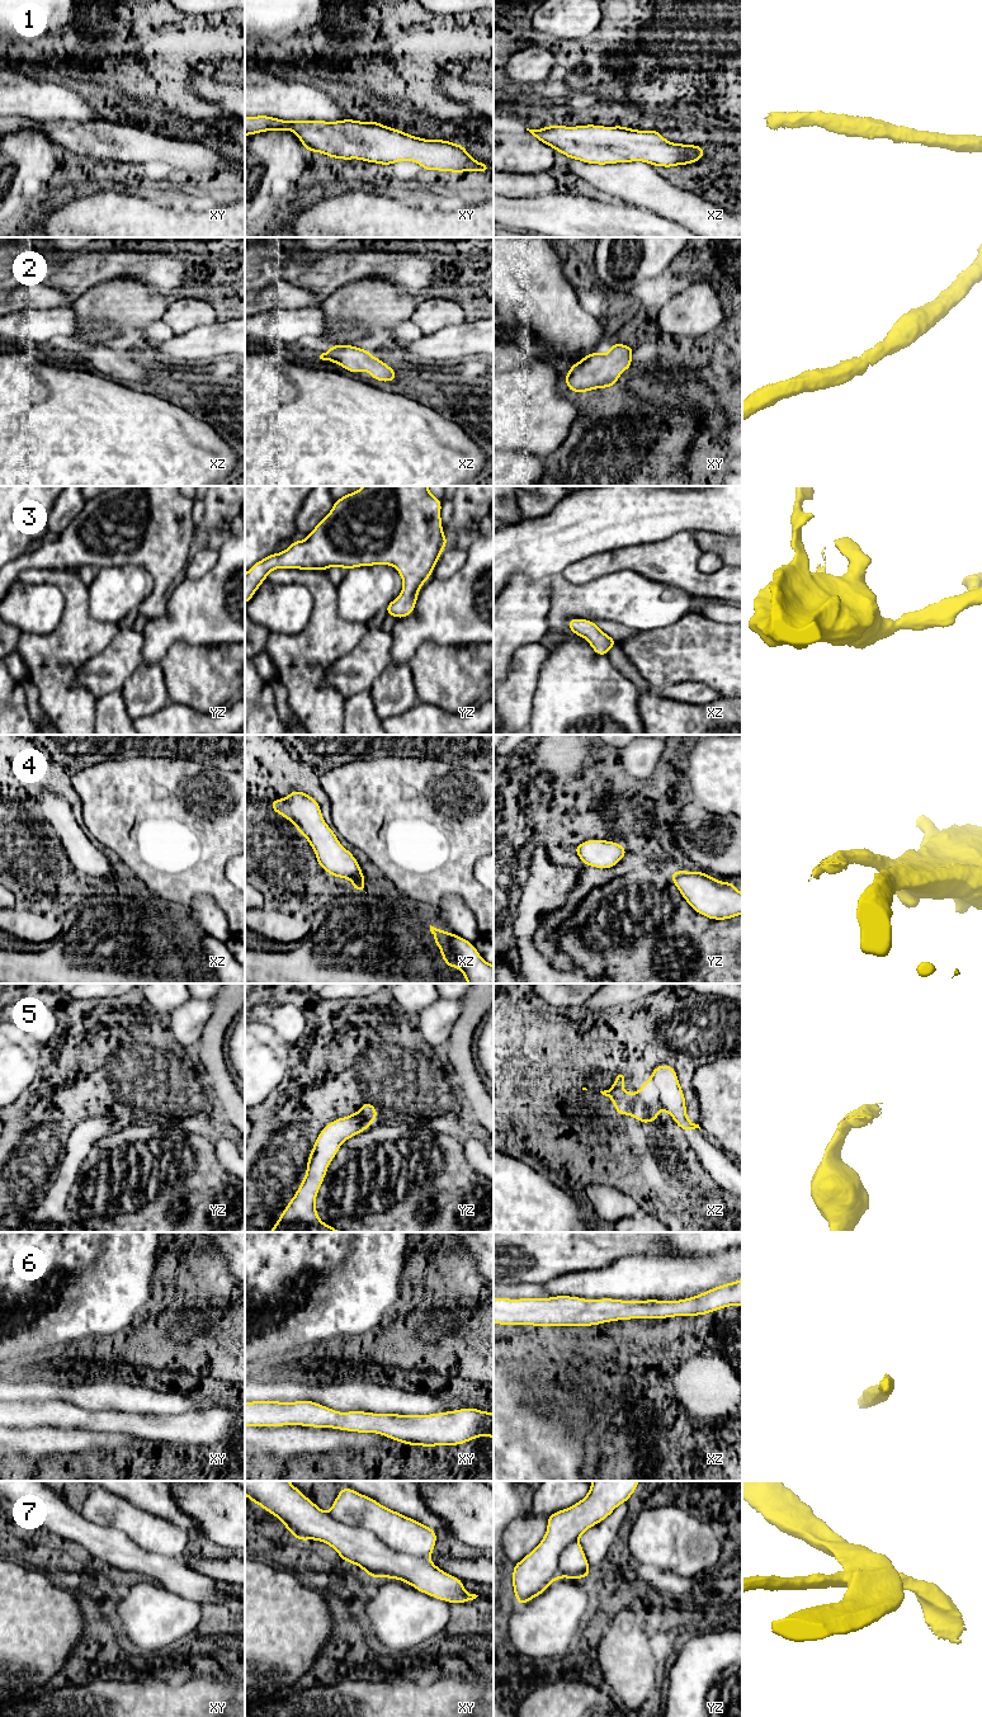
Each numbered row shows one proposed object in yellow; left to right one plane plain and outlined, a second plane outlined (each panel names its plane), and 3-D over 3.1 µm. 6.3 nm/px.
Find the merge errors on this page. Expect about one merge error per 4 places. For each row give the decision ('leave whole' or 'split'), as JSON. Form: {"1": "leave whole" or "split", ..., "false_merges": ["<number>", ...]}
{"1": "leave whole", "2": "leave whole", "3": "leave whole", "4": "leave whole", "5": "leave whole", "6": "leave whole", "7": "split", "false_merges": ["7"]}

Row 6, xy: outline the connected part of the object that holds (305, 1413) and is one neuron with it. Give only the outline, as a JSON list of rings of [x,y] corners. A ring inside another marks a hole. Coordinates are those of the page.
[[[245,1401],[245,1426],[331,1428],[355,1433],[377,1433],[407,1445],[461,1445],[478,1437],[494,1438],[494,1414],[473,1407],[429,1415],[374,1414],[367,1411],[339,1412],[313,1401]]]

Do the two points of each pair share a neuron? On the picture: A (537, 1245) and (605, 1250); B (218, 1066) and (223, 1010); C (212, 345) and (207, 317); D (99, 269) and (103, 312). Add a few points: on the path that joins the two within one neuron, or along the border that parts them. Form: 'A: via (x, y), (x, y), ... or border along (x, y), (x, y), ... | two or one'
A: via (553, 1245), (589, 1249) | one
B: via (215, 1052), (215, 1028), (217, 1024) | one
C: border along (217, 321), (192, 328), (180, 335) | two
D: border along (130, 277), (116, 277), (98, 283), (75, 298) | two

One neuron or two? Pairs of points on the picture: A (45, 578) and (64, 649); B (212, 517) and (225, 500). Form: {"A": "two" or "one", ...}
{"A": "one", "B": "one"}

